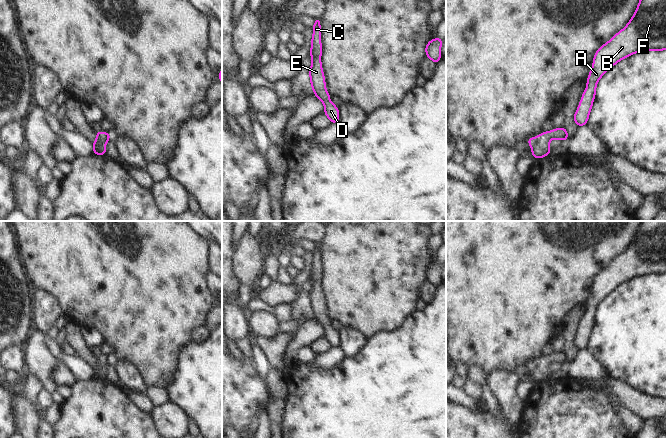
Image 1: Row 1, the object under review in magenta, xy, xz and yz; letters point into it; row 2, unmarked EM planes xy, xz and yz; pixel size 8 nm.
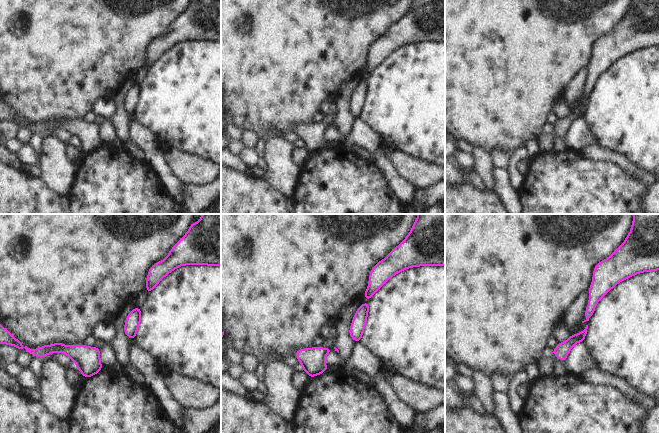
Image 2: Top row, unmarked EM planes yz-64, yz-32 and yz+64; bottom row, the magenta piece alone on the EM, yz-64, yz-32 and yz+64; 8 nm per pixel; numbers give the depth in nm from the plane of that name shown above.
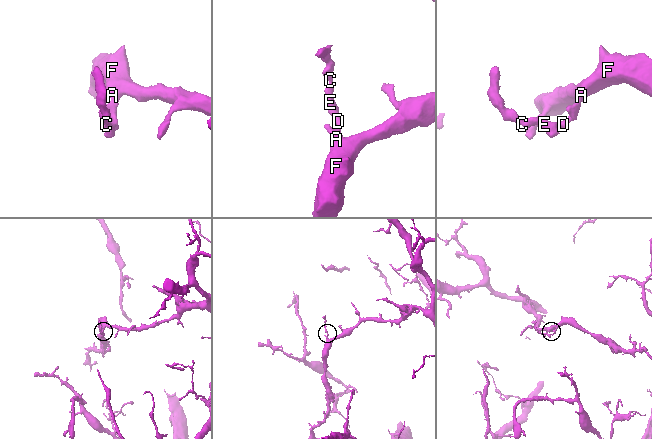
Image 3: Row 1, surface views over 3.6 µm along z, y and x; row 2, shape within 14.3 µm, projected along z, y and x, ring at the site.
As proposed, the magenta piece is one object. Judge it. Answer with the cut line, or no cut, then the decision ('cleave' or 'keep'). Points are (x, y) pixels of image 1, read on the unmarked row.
no cut | keep

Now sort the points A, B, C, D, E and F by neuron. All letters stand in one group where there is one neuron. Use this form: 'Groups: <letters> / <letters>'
Groups: A B C D E F.

